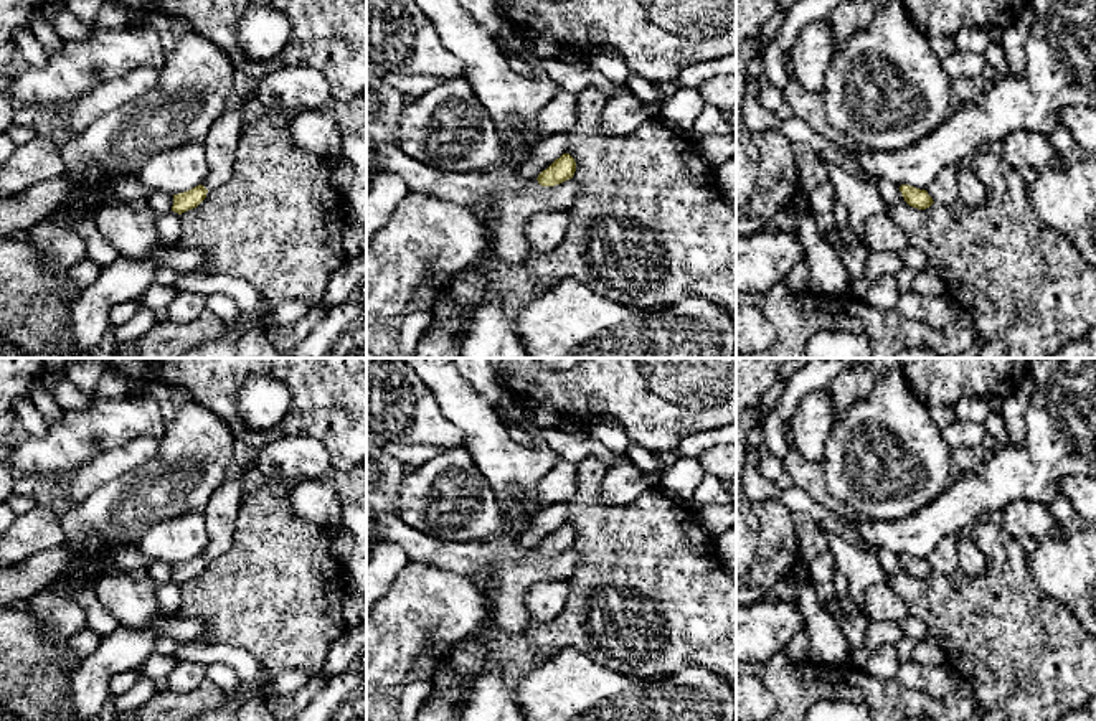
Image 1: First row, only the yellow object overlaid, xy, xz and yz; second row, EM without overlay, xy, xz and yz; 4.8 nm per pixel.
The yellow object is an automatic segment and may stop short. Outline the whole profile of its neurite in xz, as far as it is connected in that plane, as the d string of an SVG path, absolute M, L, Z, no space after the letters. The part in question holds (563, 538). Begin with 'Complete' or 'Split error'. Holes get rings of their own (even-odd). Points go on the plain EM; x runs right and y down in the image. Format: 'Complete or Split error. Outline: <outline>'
Complete. Outline: M563 523L546 540L543 540L536 549L541 556L555 556L573 548L574 541L574 528L569 523Z

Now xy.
Complete. Outline: M198 554L188 561L173 564L173 576L172 581L182 584L188 579L196 577L205 568L208 559L203 554Z

